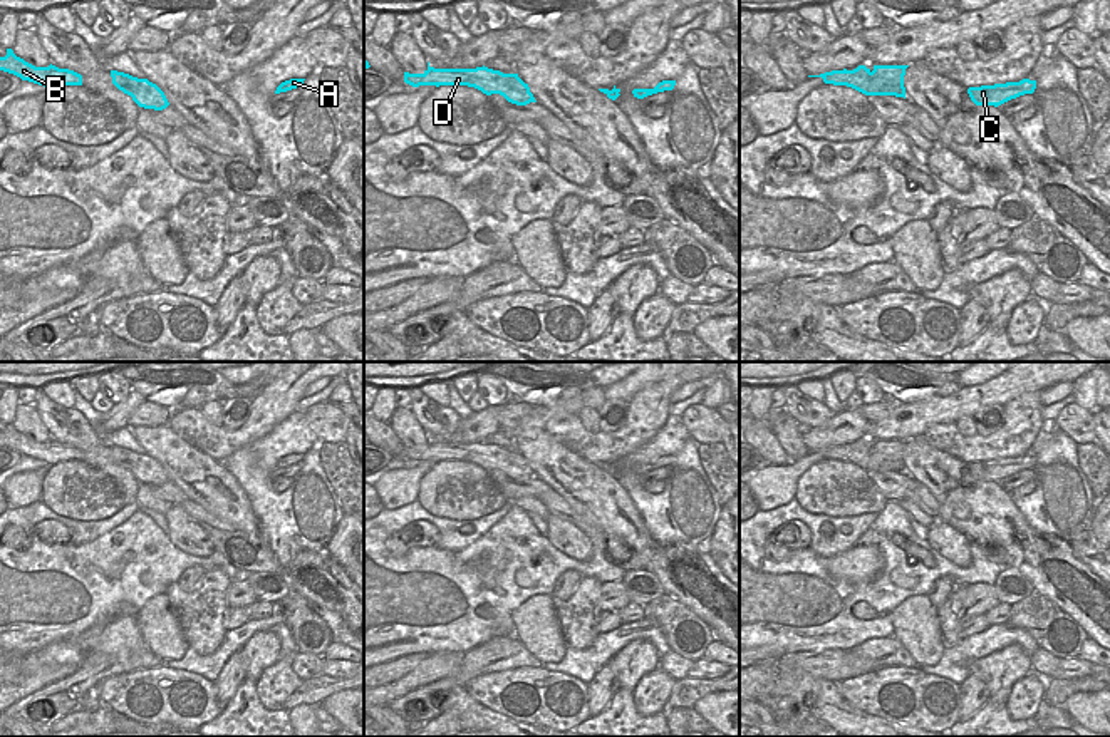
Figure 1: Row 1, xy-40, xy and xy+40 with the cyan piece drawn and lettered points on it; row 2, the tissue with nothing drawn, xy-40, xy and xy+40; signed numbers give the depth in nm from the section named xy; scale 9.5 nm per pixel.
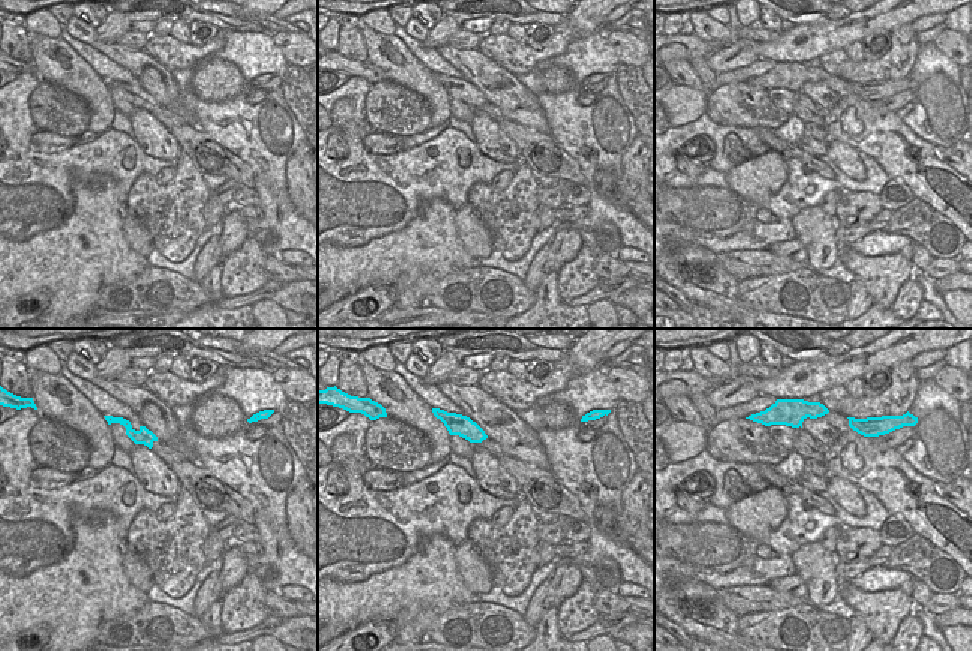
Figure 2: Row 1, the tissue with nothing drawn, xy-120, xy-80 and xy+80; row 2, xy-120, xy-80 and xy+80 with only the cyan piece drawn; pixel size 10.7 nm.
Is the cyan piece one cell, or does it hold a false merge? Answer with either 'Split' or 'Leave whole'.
Split.

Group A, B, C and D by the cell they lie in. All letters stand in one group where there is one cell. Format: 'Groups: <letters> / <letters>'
Groups: A C / B D.

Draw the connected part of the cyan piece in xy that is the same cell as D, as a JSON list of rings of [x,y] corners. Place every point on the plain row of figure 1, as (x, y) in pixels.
[[[428,437],[428,444],[423,449],[404,447],[404,457],[412,462],[468,461],[486,471],[500,469],[516,481],[537,477],[528,459],[520,452],[488,444],[485,441],[476,444],[434,444]]]

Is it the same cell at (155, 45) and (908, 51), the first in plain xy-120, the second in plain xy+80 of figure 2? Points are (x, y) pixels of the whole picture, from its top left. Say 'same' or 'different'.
same

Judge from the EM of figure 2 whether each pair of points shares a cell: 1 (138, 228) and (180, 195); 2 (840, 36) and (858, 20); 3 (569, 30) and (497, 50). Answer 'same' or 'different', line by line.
1: different
2: same
3: same

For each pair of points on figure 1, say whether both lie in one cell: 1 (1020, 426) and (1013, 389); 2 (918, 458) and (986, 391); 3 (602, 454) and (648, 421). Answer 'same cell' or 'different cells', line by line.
1: different cells
2: different cells
3: same cell

